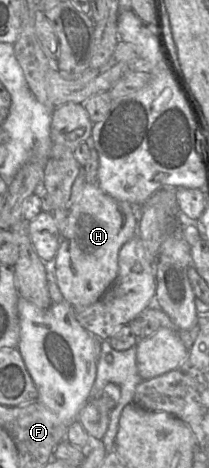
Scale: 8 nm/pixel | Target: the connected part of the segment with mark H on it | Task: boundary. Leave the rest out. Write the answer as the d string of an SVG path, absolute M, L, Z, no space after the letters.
M85 183L67 213L65 229L55 261L56 283L65 302L72 307L95 303L118 275L120 248L137 235L141 205L131 205L104 193L97 184Z

